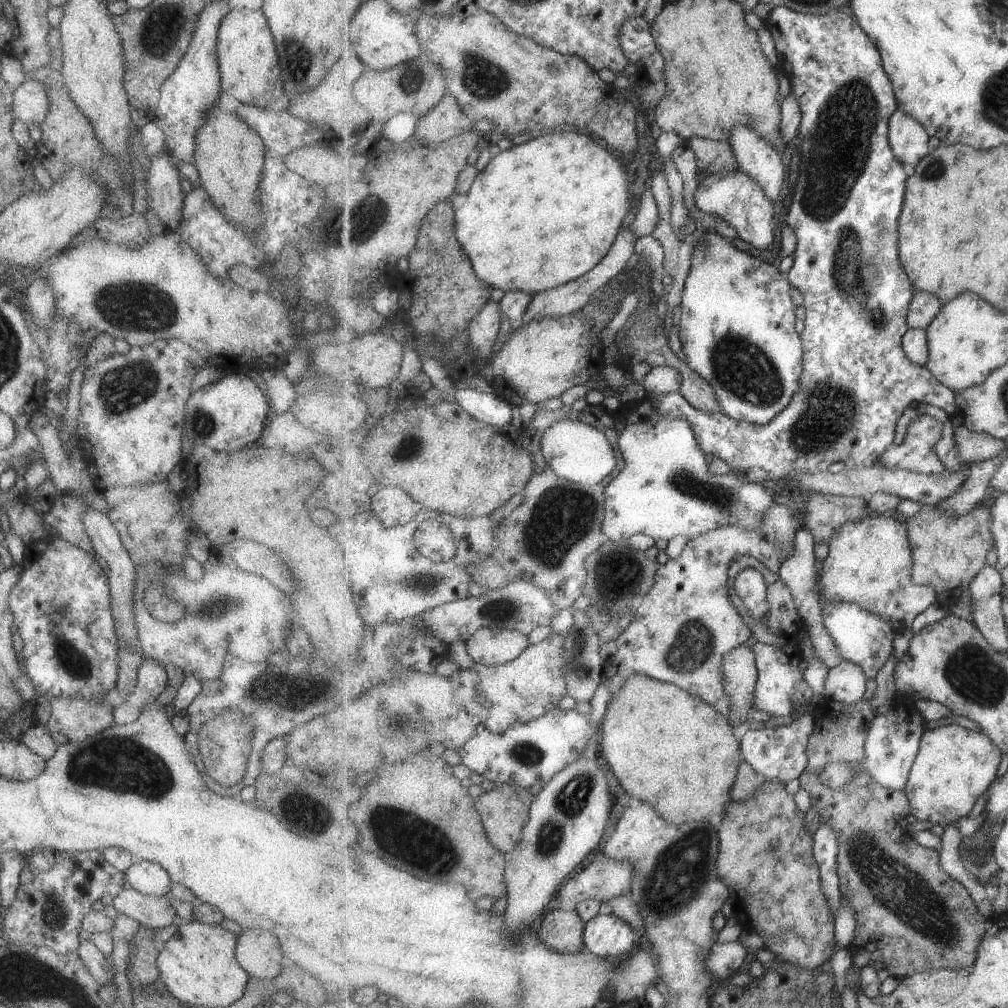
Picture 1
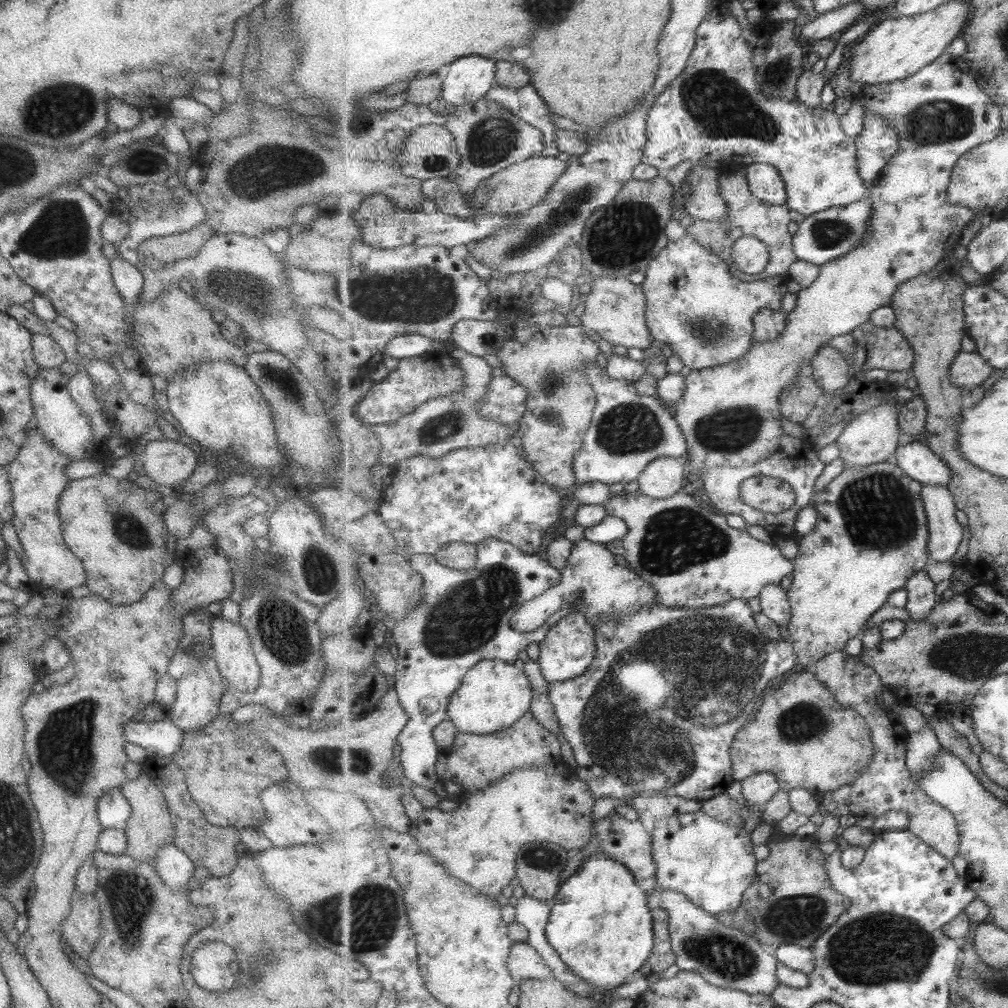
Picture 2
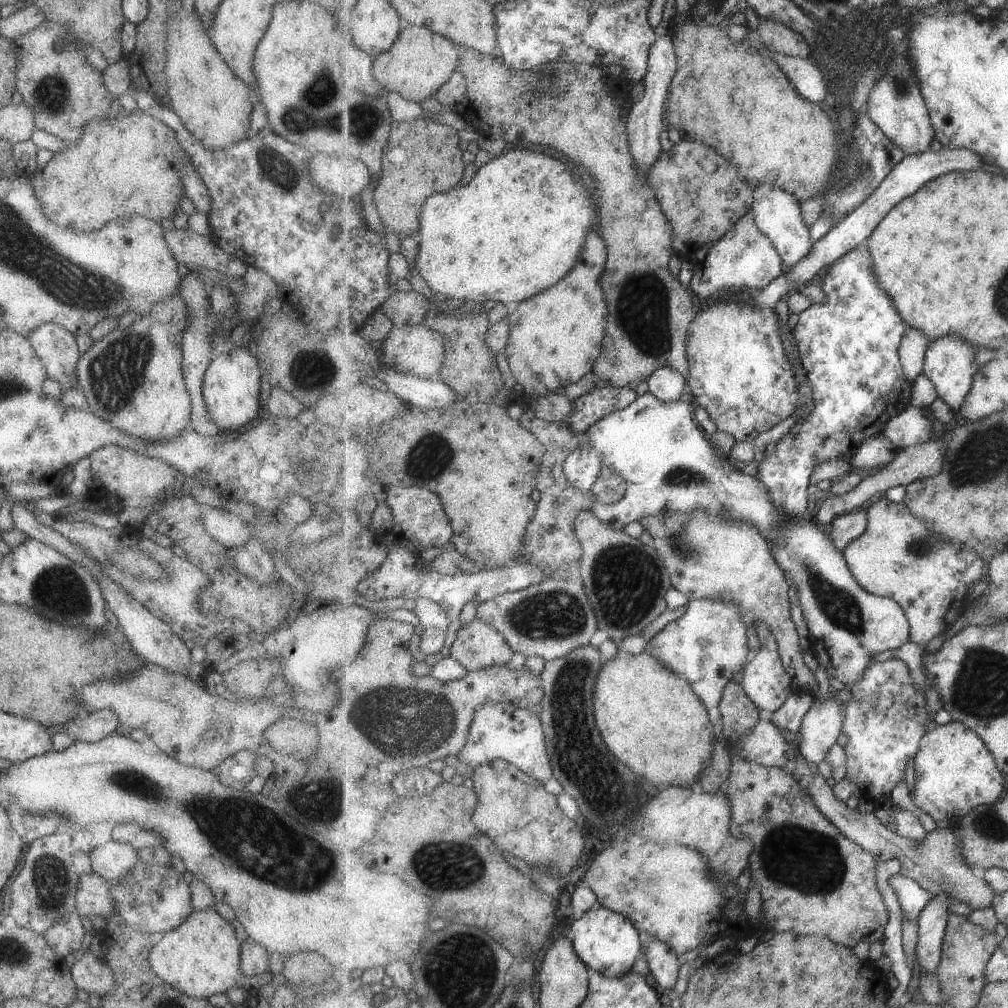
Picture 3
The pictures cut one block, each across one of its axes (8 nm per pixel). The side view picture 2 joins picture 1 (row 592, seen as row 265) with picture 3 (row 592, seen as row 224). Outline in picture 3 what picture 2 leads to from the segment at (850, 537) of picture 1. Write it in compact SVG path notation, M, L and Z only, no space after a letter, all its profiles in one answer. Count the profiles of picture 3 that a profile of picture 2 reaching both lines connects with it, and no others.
M887 497L878 499L868 509L868 515L868 529L844 550L849 568L865 590L878 597L892 598L903 607L912 626L910 641L925 645L937 634L947 632L966 611L967 590L975 580L988 576L989 563L977 551L953 545L937 531L929 529L904 502L891 502Z

